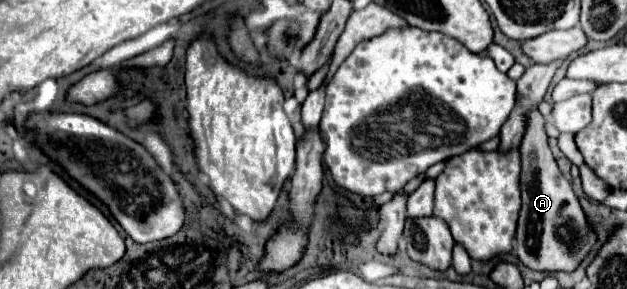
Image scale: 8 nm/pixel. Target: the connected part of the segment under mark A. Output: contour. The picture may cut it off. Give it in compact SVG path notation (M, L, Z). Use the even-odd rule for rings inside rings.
M538 110L530 112L528 132L520 144L522 152L522 210L516 230L518 260L536 272L574 272L594 248L598 236L592 230L570 182L562 176L544 132L544 118Z

